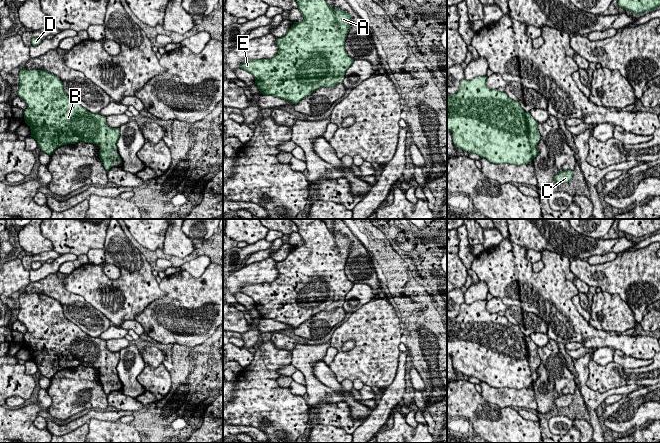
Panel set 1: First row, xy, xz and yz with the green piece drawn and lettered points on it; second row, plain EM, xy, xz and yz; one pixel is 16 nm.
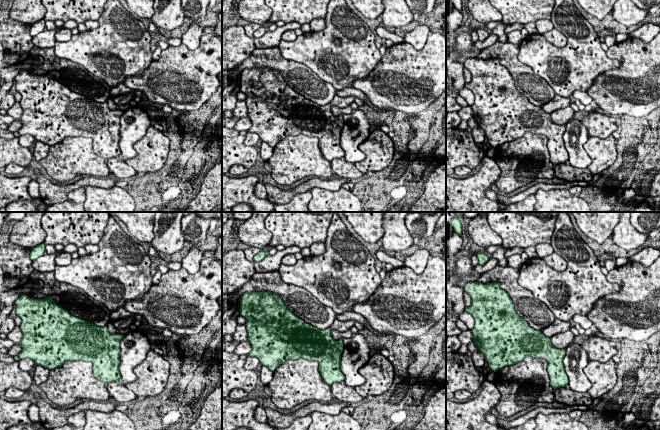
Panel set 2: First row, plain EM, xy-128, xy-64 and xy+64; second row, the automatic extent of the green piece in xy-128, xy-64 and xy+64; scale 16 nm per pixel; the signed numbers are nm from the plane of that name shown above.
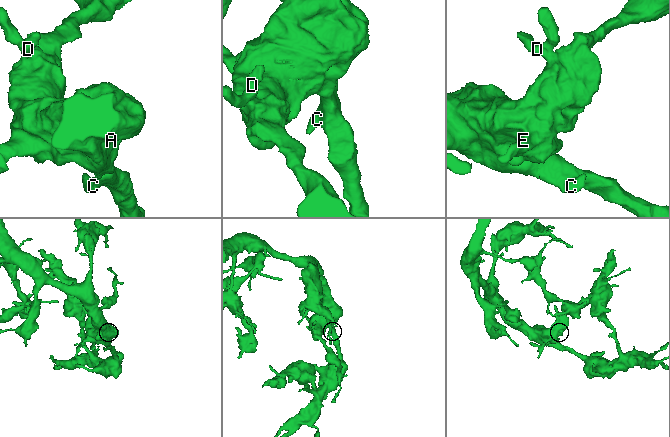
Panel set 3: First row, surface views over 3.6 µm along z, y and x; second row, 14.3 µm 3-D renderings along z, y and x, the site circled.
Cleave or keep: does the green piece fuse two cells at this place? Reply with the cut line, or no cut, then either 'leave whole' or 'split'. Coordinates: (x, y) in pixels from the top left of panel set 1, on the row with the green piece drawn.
no cut; leave whole

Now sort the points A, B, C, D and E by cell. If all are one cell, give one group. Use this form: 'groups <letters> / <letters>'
groups A B C D E

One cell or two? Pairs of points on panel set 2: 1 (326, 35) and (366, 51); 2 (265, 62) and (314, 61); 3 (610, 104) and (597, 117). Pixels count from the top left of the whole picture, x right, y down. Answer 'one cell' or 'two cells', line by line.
1: one cell
2: two cells
3: two cells

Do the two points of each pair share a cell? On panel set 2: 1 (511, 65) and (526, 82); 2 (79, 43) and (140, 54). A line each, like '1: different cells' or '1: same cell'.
1: same cell
2: same cell

